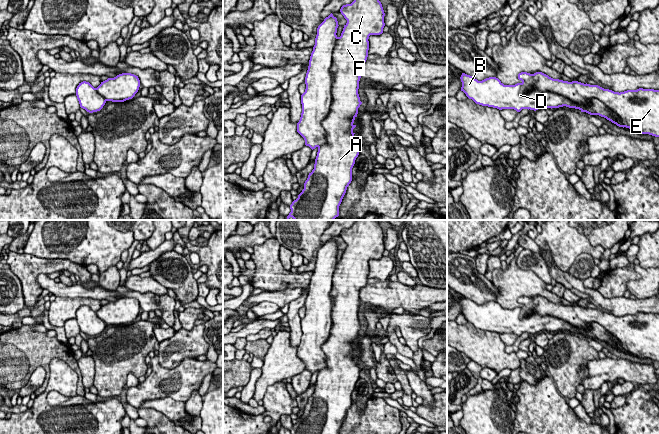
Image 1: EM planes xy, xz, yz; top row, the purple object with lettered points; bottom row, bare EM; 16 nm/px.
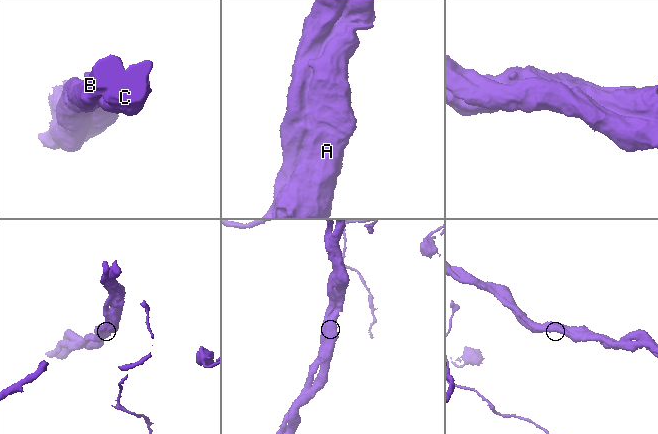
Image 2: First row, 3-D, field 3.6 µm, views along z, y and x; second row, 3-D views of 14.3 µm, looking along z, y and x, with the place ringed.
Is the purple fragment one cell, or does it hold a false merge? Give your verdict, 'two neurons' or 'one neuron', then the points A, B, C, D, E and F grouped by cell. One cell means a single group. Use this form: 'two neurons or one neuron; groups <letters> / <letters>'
one neuron; groups A B C D E F

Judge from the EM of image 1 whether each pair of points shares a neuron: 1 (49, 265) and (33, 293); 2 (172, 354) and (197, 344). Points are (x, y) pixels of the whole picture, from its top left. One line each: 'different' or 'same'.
1: same
2: same

